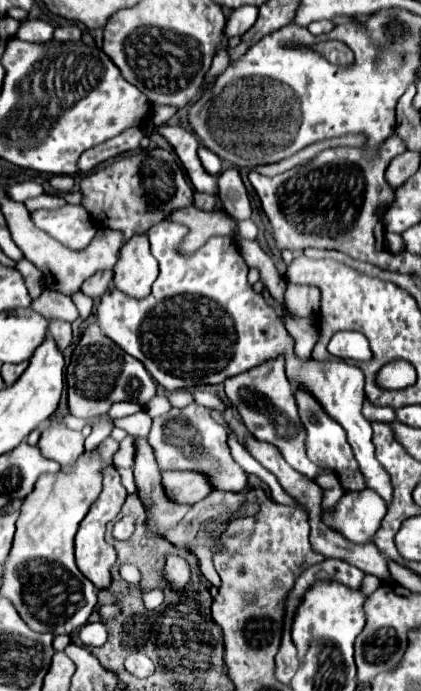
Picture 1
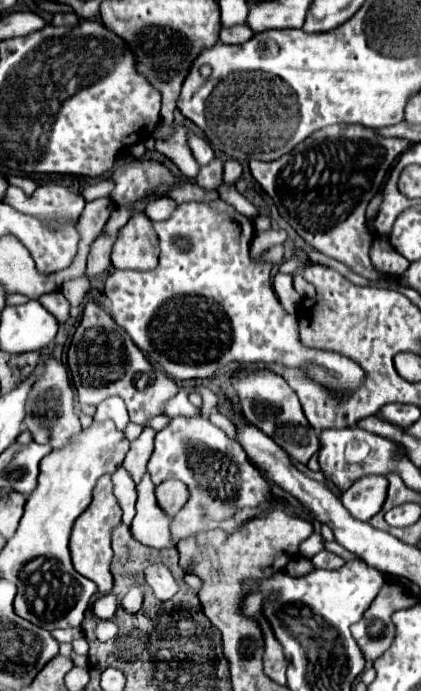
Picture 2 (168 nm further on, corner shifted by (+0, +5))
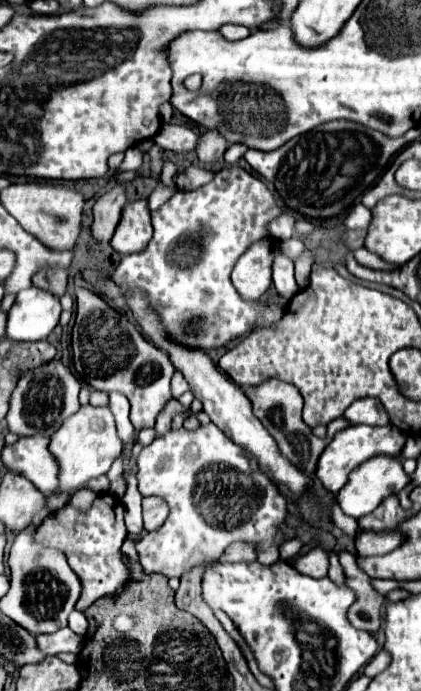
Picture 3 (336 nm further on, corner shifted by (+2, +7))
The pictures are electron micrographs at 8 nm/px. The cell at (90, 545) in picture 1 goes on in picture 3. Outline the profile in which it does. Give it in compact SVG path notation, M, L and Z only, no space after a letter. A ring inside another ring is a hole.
M100 493L86 513L78 513L68 505L50 513L38 527L34 539L44 547L54 547L66 555L70 569L80 577L82 583L82 595L76 603L76 609L86 611L96 599L110 597L130 579L130 571L120 557L120 547L126 535L128 531L124 527L124 507L120 499Z

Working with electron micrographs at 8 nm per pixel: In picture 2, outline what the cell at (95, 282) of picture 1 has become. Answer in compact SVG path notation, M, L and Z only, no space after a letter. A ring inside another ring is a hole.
M100 235L92 249L90 249L90 255L88 255L88 267L86 267L86 277L88 279L94 279L102 273L106 273L110 267L112 267L112 261L110 261L110 253L112 253L112 239L106 239L104 235Z

